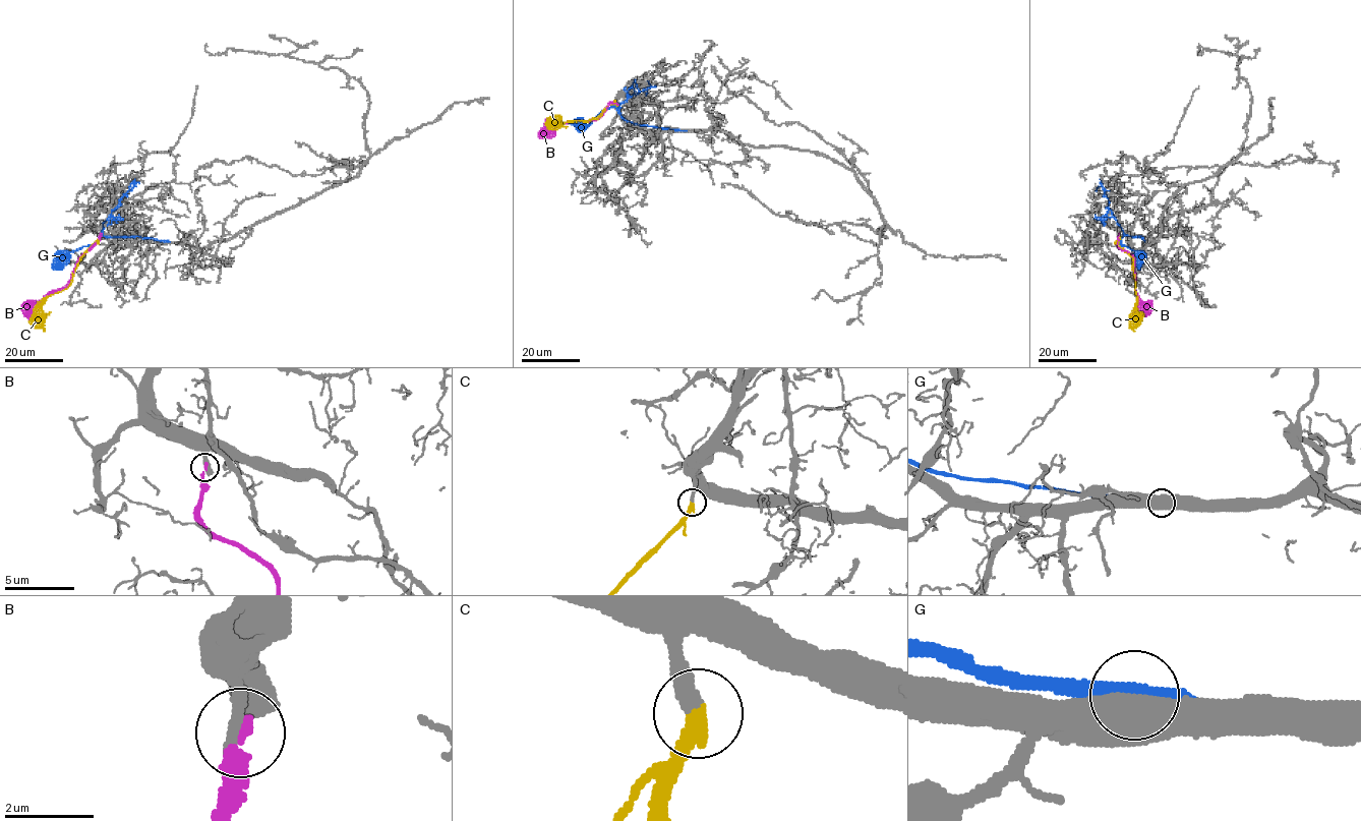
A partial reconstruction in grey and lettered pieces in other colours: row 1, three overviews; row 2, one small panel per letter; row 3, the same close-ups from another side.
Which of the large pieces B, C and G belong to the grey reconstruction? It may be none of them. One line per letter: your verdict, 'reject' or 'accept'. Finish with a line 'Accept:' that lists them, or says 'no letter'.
B: reject
C: accept
G: reject
Accept: C

